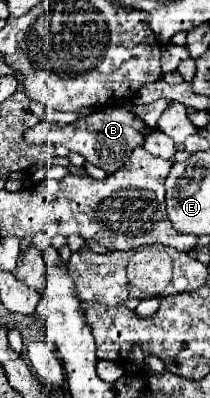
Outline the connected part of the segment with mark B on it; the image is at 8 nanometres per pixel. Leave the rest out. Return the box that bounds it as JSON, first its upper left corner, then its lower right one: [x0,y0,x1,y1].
[25,106,151,174]

